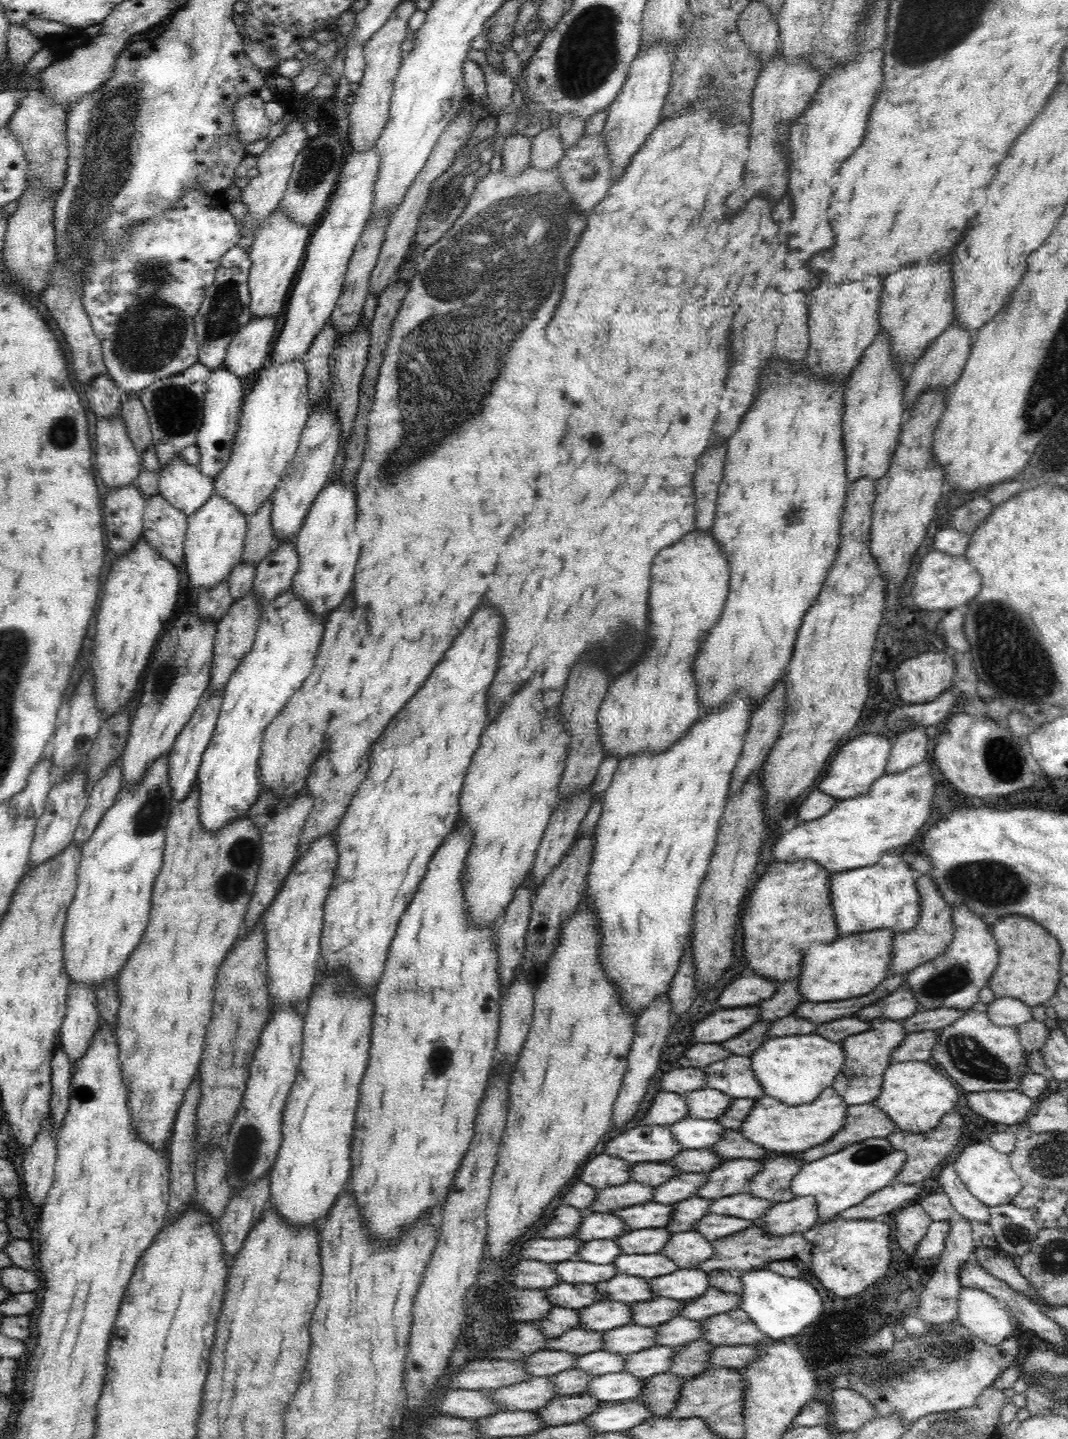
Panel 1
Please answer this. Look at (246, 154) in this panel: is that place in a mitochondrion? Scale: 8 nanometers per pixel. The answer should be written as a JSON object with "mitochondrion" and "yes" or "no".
{"mitochondrion":"no"}

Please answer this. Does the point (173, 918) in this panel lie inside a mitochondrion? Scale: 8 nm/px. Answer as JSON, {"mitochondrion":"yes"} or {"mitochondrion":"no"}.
{"mitochondrion":"no"}

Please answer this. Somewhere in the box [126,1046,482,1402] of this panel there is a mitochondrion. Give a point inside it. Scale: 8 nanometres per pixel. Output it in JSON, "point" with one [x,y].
{"point":[246,1140]}

